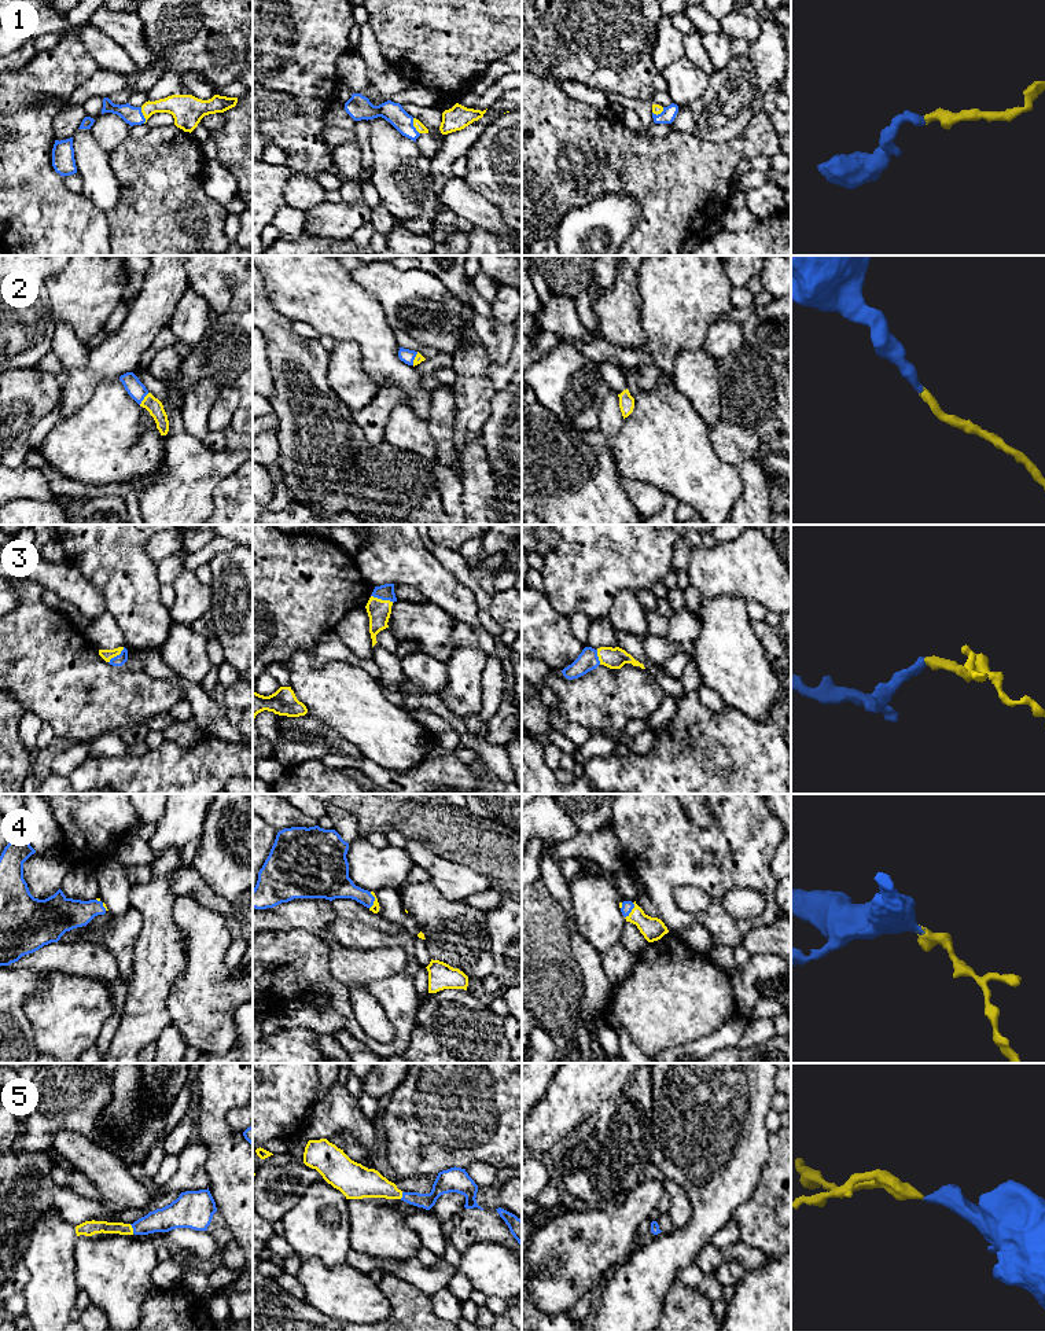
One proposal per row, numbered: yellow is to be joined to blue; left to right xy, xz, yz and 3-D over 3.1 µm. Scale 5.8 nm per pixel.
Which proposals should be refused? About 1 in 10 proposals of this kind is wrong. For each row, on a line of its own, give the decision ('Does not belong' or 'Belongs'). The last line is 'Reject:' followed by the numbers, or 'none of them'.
1: Belongs
2: Belongs
3: Belongs
4: Belongs
5: Belongs
Reject: none of them

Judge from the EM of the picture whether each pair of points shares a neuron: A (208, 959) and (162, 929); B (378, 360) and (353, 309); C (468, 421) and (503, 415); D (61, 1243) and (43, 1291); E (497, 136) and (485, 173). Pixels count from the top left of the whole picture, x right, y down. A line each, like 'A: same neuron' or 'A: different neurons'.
A: different neurons
B: same neuron
C: different neurons
D: same neuron
E: same neuron

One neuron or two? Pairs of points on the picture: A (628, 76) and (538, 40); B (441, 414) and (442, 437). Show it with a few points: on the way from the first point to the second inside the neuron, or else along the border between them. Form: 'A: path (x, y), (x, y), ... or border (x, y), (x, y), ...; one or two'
A: path (606, 57), (599, 50), (567, 50), (560, 43); one
B: path (441, 419), (442, 431); one

